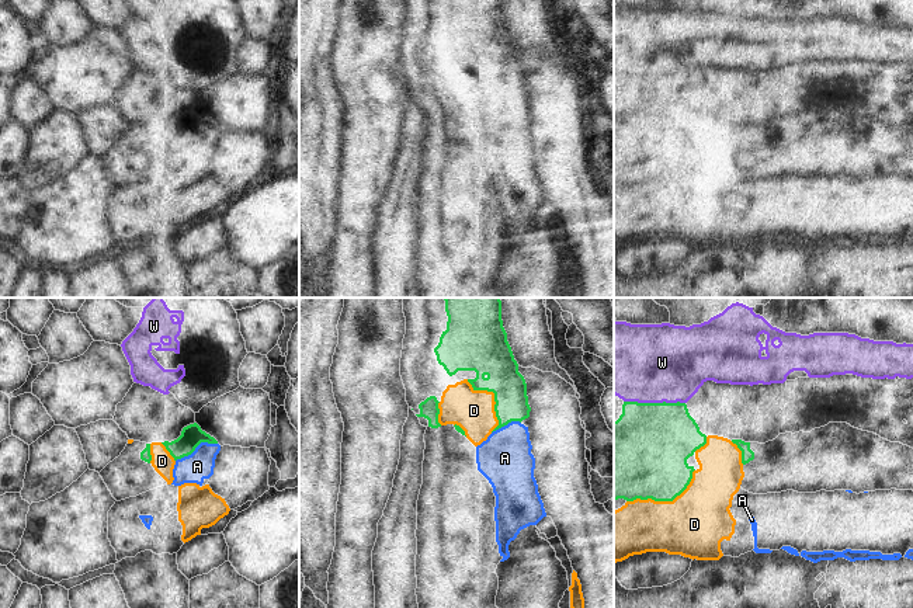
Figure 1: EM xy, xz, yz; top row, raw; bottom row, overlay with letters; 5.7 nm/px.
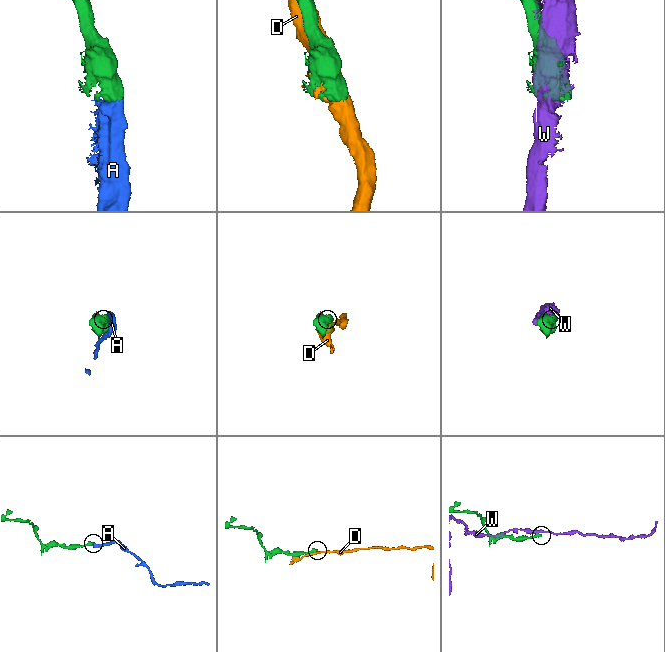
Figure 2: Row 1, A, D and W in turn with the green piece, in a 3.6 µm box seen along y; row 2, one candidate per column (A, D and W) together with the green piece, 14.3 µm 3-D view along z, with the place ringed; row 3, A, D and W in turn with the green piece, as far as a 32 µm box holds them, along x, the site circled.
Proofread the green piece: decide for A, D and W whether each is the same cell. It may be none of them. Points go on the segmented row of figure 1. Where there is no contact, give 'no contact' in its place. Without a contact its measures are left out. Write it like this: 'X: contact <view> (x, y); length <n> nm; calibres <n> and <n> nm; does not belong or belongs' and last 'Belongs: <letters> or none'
A: contact xy (195, 447); length 260 nm; calibres 130 and 160 nm; belongs
D: contact yz (665, 500); length 440 nm; calibres 440 and 360 nm; does not belong
W: contact yz (655, 403); length 360 nm; calibres 460 and 440 nm; does not belong
Belongs: A

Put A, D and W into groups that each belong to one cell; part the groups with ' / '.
A / D / W

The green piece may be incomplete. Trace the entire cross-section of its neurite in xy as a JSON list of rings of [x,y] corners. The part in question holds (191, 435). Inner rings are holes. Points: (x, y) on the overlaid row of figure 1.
[[[197,423],[184,427],[177,440],[162,444],[176,461],[171,484],[197,483],[202,486],[204,480],[214,475],[221,445]]]

